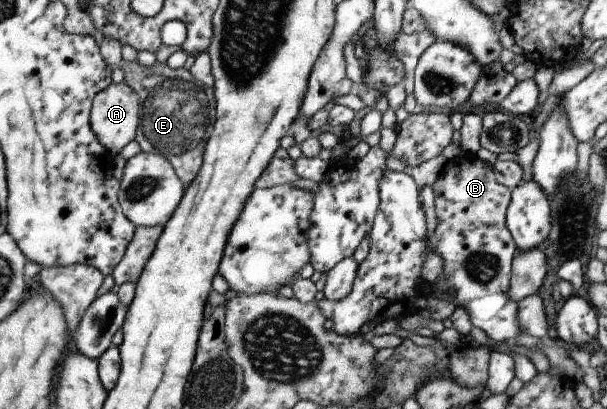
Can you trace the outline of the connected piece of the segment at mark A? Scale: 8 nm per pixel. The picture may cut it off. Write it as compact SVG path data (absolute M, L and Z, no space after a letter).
M125 82L112 84L100 91L92 101L90 124L97 139L106 147L106 154L116 156L136 136L138 126L139 96L137 92Z

